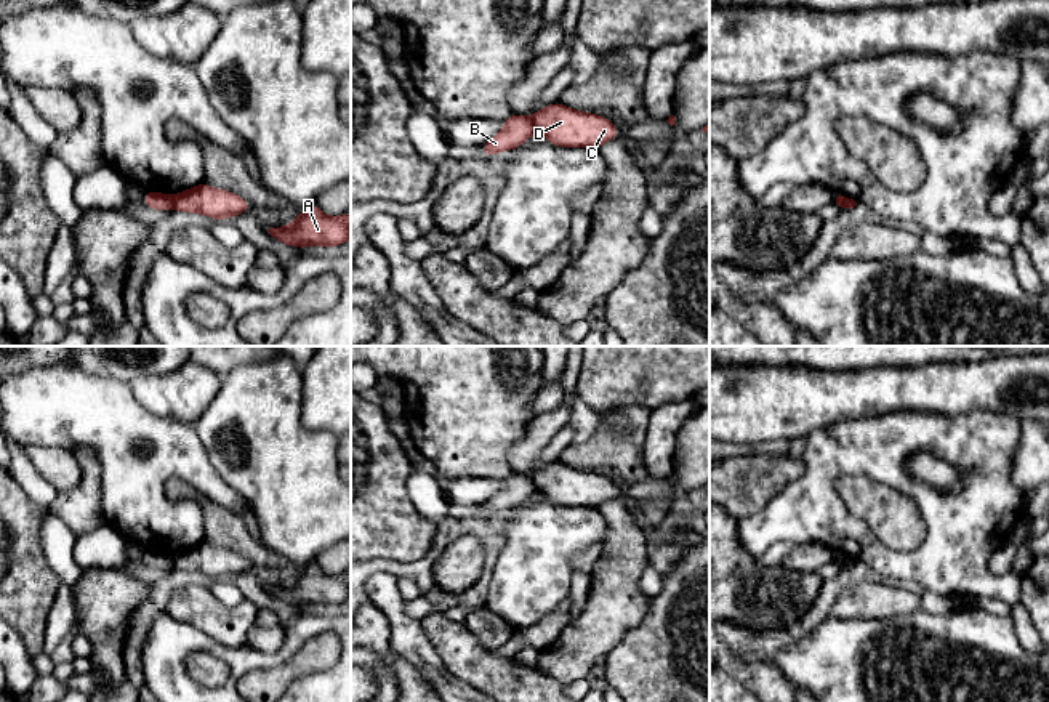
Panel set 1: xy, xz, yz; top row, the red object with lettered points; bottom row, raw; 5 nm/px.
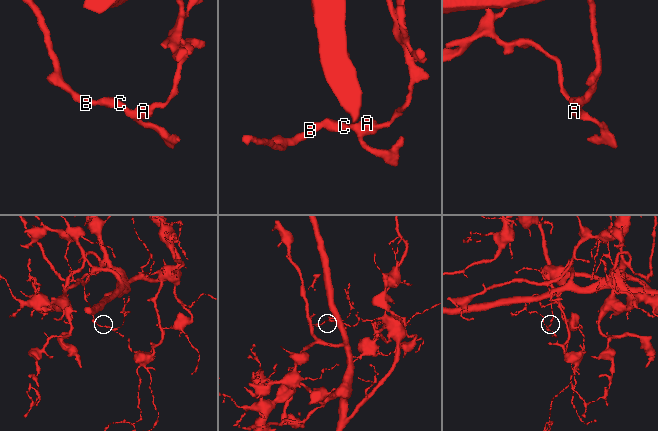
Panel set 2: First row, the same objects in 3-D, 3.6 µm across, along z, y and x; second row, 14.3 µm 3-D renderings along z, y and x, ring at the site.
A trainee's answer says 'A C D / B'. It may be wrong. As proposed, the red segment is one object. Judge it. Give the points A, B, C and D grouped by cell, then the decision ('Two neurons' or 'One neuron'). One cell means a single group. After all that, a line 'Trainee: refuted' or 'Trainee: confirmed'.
Groups: A C D / B. Two neurons
Trainee: confirmed

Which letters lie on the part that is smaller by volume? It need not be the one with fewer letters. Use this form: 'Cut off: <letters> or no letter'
Cut off: A, C, D

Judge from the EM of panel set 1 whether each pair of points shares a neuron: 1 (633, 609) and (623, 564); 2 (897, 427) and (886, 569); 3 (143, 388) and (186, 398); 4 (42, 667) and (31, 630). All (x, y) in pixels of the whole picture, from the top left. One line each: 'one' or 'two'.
1: one
2: one
3: one
4: two

